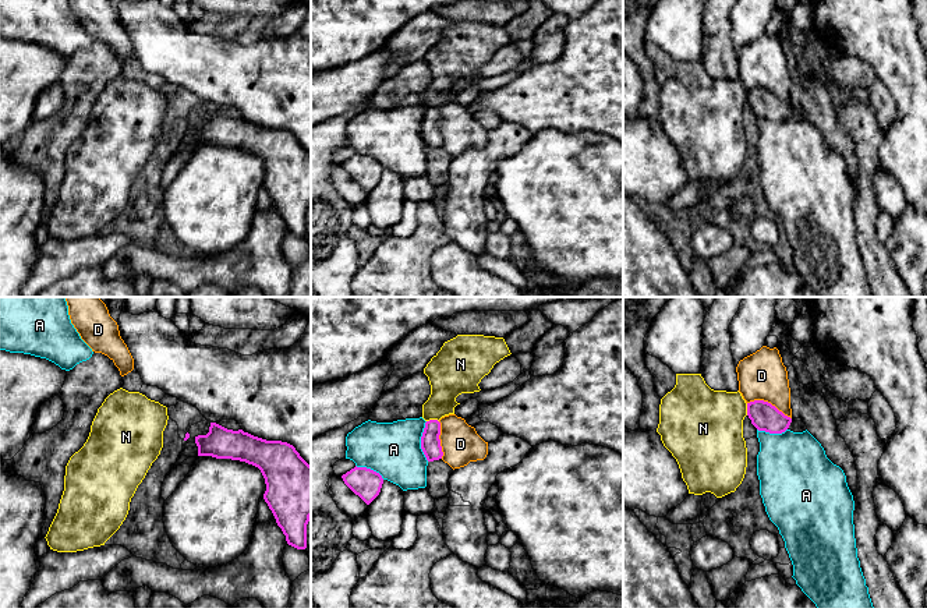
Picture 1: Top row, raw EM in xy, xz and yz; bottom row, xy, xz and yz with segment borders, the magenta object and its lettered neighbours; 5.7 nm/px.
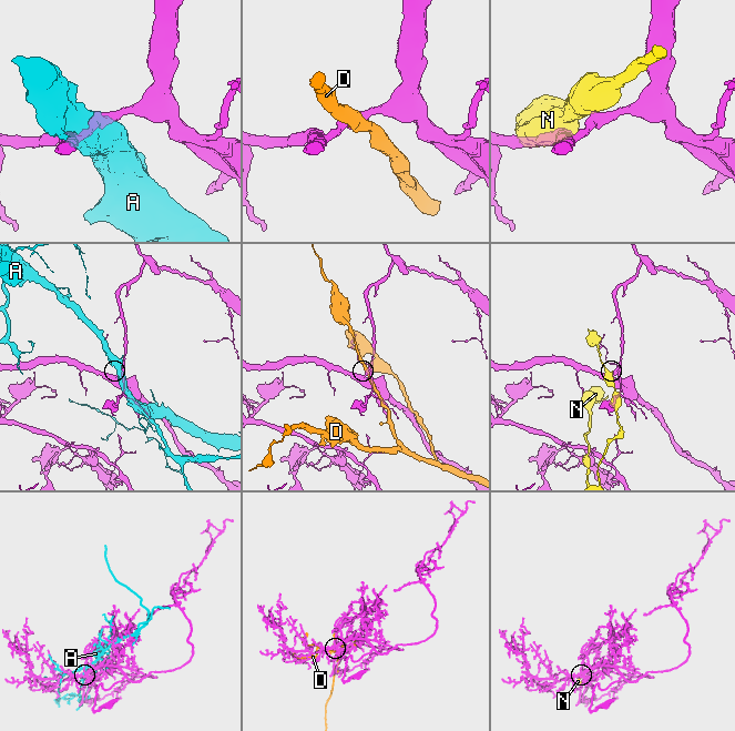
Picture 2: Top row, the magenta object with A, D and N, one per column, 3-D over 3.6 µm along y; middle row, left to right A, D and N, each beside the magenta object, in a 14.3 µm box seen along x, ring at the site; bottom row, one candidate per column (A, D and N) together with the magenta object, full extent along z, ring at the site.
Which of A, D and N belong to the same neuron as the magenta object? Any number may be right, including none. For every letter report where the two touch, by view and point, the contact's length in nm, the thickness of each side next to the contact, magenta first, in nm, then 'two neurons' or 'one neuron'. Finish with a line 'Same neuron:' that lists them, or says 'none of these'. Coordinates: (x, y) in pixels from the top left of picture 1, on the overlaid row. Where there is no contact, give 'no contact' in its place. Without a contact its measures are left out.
A: contact xz (421, 441); length 240 nm; calibres 110 and 320 nm; two neurons
D: contact yz (770, 403); length 280 nm; calibres 160 and 280 nm; two neurons
N: contact xz (432, 420); length 70 nm; calibres 110 and 220 nm; two neurons
Same neuron: none of these

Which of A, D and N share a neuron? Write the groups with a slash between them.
A / D / N

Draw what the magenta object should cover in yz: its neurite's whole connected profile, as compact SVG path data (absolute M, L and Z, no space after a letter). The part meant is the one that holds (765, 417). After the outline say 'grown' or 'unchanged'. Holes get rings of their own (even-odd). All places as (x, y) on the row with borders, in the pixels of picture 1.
M764 400L747 403L747 416L758 431L769 434L785 432L792 418L779 411L775 406Z | unchanged

